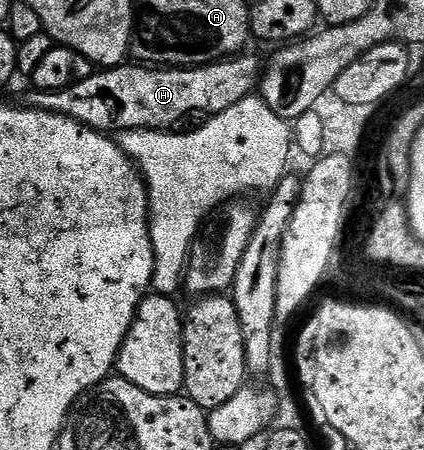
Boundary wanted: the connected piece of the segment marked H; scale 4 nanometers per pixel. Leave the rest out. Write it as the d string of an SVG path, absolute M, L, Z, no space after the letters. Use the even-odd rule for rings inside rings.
M238 54L198 68L170 68L146 66L140 62L126 62L118 68L95 70L83 82L50 92L30 91L28 107L44 112L63 114L106 134L130 132L136 128L169 130L192 112L216 114L235 106L243 98L258 91L263 64L253 56Z

